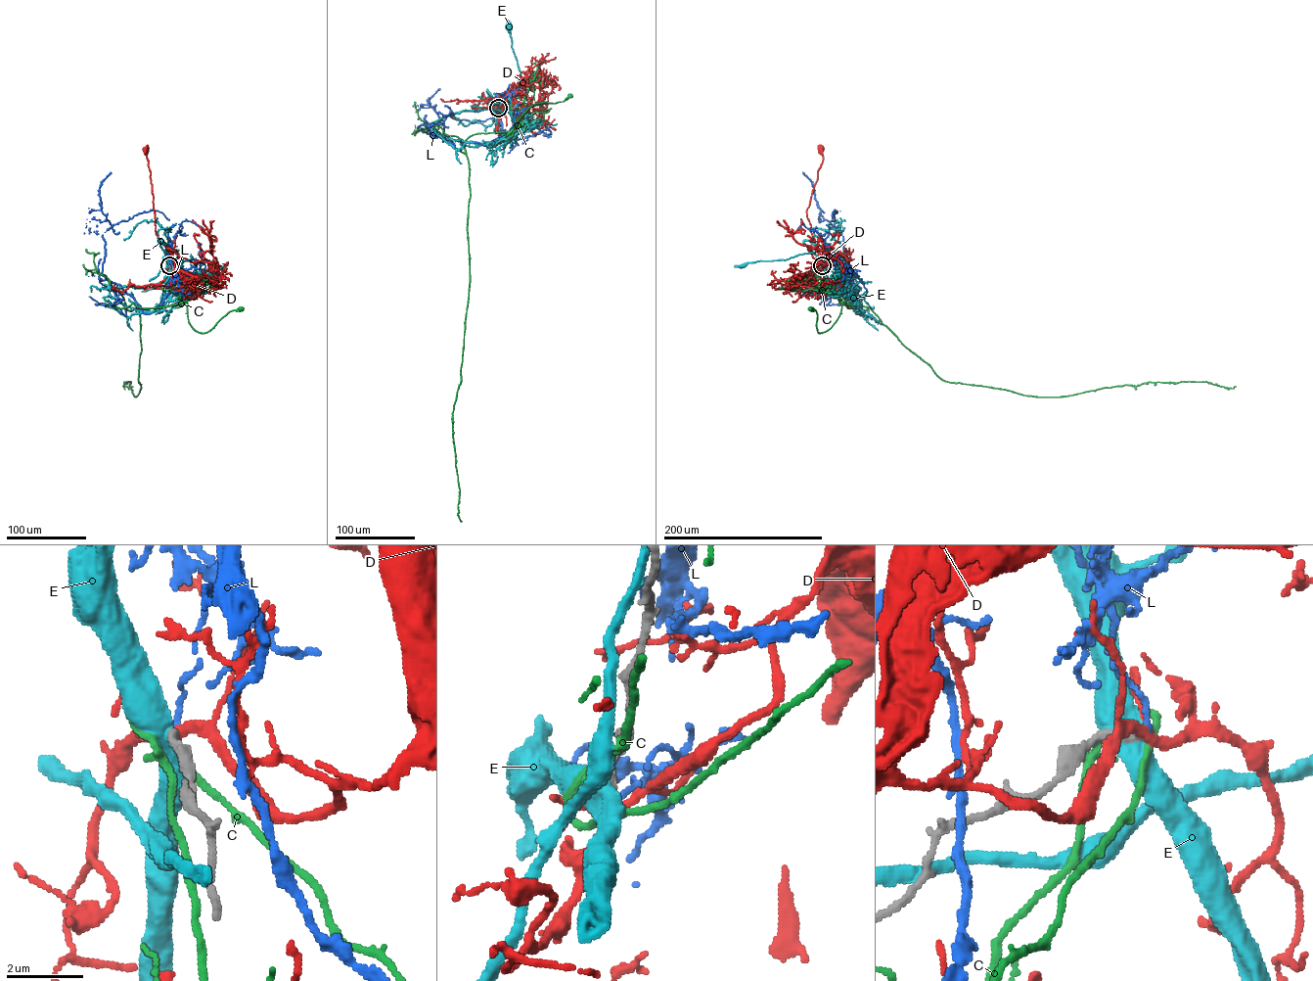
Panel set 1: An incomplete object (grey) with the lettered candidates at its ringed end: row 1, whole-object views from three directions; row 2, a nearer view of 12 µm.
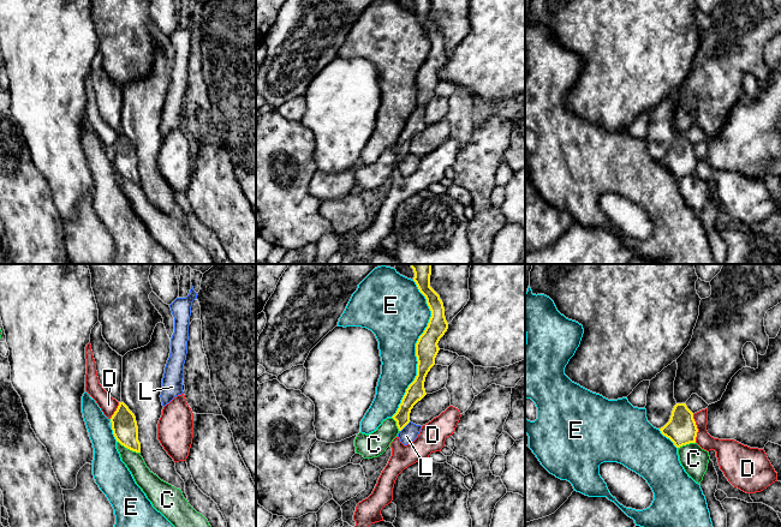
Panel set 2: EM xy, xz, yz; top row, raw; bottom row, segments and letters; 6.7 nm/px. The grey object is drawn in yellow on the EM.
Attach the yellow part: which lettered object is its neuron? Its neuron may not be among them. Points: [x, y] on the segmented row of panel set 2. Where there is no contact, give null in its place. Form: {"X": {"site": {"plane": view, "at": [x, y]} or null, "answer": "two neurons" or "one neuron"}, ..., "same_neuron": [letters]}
{"C": {"site": {"plane": "xy", "at": [129, 448]}, "answer": "two neurons"}, "D": {"site": {"plane": "yz", "at": [697, 429]}, "answer": "two neurons"}, "E": {"site": {"plane": "xz", "at": [416, 348]}, "answer": "two neurons"}, "L": {"site": {"plane": "xz", "at": [404, 426]}, "answer": "two neurons"}, "same_neuron": []}

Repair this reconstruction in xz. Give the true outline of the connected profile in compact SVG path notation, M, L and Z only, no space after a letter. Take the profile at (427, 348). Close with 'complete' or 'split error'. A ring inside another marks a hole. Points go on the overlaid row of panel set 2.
M411 264L411 268L415 273L413 281L425 297L431 317L416 343L417 376L406 389L397 413L392 417L397 421L399 431L410 423L410 413L413 406L427 395L424 389L425 377L435 365L435 358L440 351L437 343L448 329L443 303L430 287L431 264Z; complete

